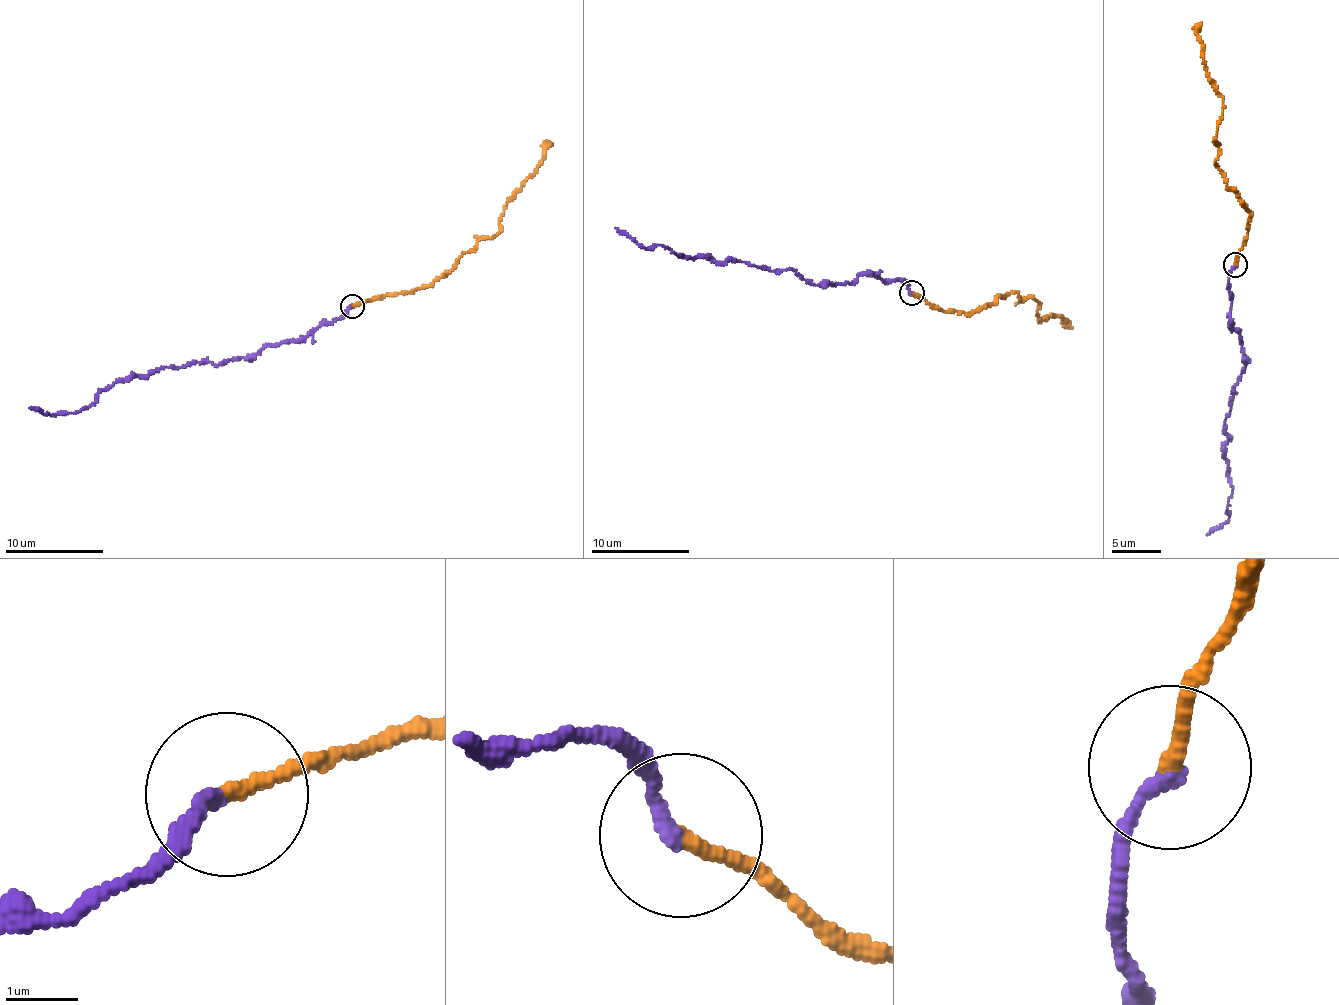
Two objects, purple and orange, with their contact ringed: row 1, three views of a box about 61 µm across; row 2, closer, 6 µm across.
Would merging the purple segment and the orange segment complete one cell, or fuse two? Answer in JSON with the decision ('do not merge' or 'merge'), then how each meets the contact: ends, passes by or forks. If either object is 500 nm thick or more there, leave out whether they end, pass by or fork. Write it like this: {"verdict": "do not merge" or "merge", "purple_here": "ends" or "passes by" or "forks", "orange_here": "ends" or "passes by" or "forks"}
{"verdict": "merge", "purple_here": "ends", "orange_here": "ends"}

